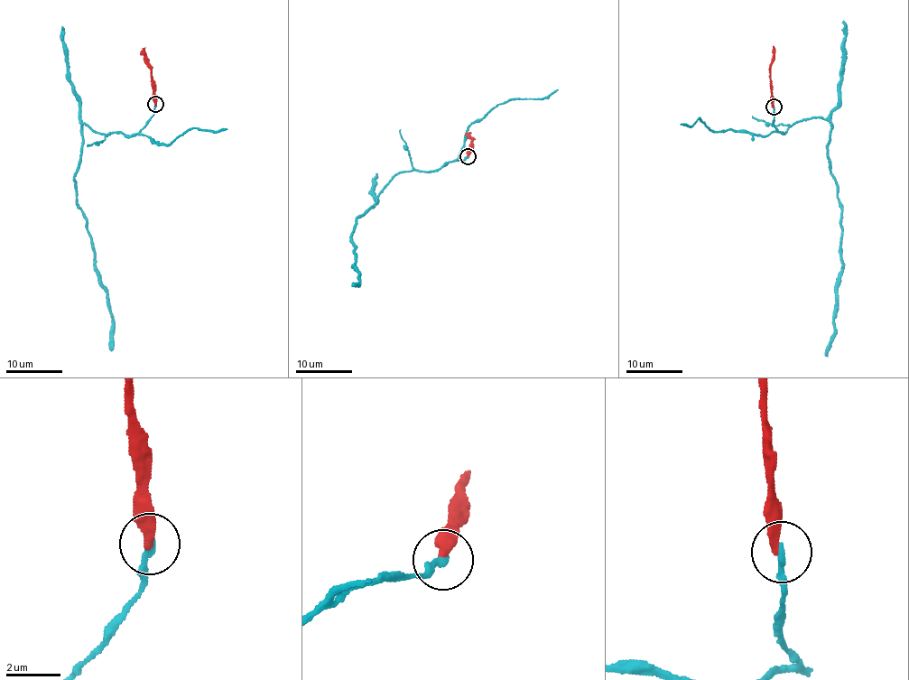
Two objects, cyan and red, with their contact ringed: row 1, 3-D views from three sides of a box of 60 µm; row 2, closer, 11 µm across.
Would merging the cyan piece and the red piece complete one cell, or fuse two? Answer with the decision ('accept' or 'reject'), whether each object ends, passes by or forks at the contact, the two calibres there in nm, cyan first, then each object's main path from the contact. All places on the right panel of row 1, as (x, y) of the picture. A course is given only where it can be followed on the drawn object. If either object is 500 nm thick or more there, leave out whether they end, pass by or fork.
reject; cyan ends there; red ends there; 240 nm thick on the cyan side, 340 nm on the other; cyan runs (774, 107), (773, 124), (782, 132), (817, 117), (830, 124), (841, 273), (826, 356); red runs (774, 107), (771, 65), (774, 46)

